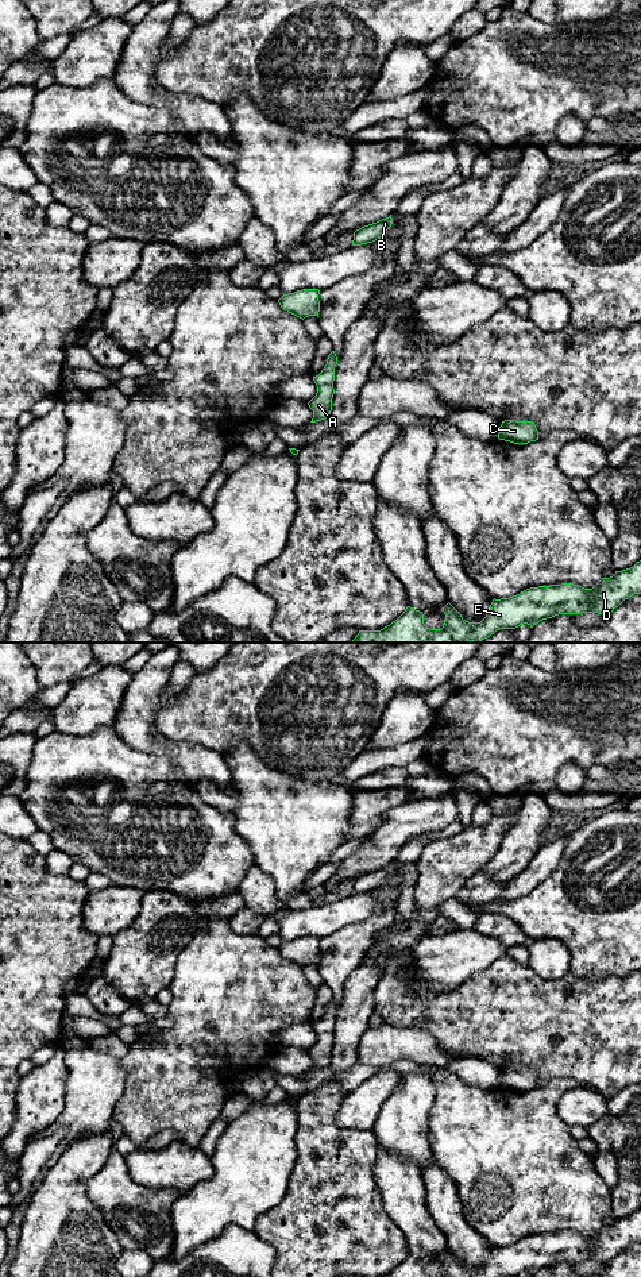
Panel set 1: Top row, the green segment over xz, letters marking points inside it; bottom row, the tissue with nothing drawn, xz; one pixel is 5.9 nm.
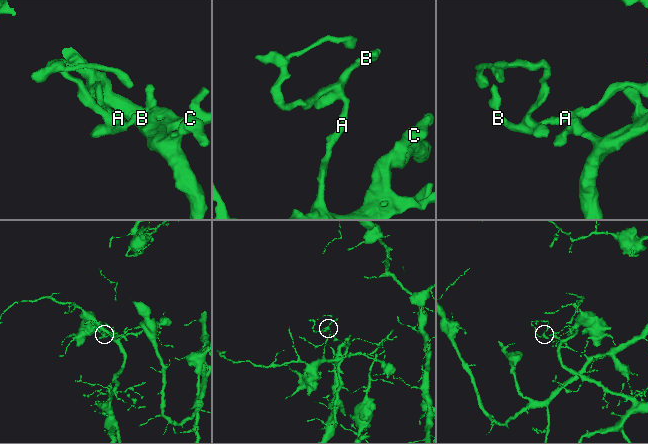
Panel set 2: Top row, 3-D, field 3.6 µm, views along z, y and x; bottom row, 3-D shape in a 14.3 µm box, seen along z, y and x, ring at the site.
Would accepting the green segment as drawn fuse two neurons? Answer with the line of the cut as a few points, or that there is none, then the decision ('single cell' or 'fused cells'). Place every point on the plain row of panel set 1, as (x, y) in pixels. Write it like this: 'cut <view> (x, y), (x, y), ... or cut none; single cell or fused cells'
cut none; single cell

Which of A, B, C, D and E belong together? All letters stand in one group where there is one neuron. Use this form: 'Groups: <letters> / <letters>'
Groups: A B C D E

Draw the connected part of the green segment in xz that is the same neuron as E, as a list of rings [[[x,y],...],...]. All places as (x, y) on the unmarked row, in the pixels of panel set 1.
[[[641,1208],[633,1215],[602,1226],[592,1237],[574,1231],[530,1235],[510,1246],[493,1247],[480,1270],[468,1270],[448,1250],[441,1277],[515,1277],[559,1262],[609,1262],[625,1247],[641,1242]]]

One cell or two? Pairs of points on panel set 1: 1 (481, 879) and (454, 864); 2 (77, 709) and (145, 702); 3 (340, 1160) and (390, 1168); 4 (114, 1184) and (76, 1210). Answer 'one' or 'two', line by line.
1: two
2: two
3: two
4: two

